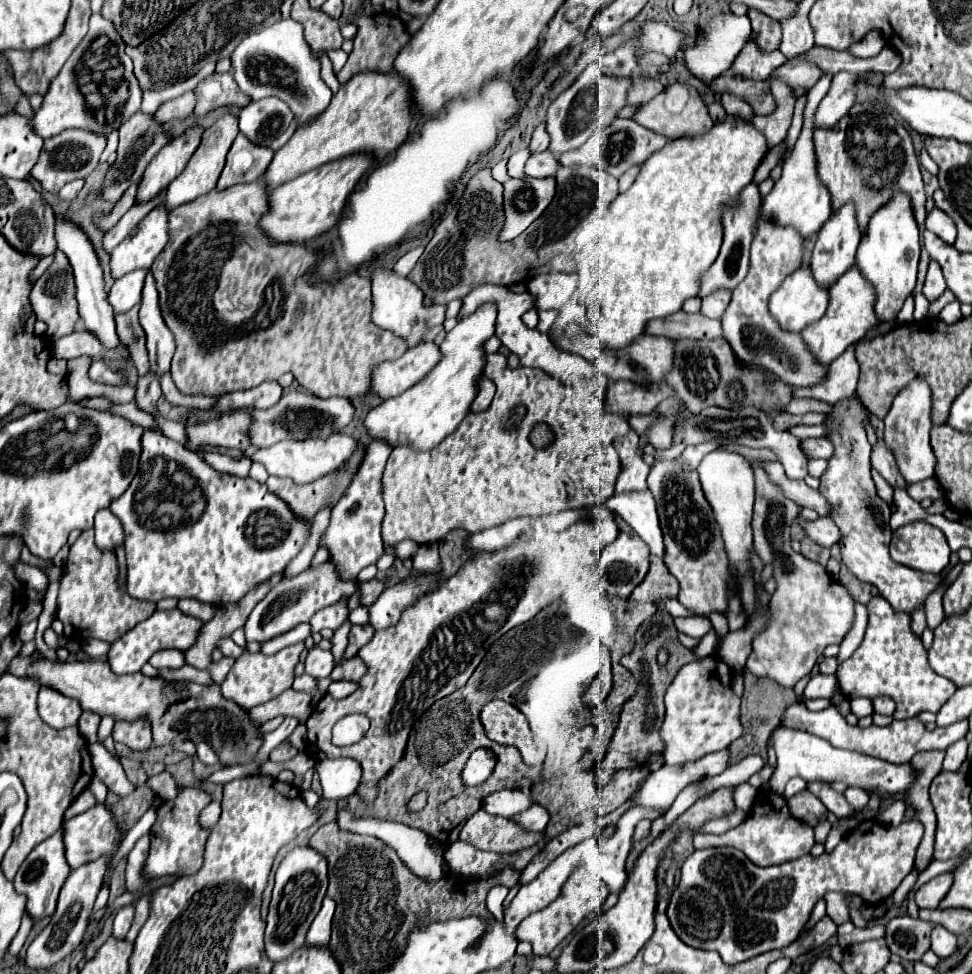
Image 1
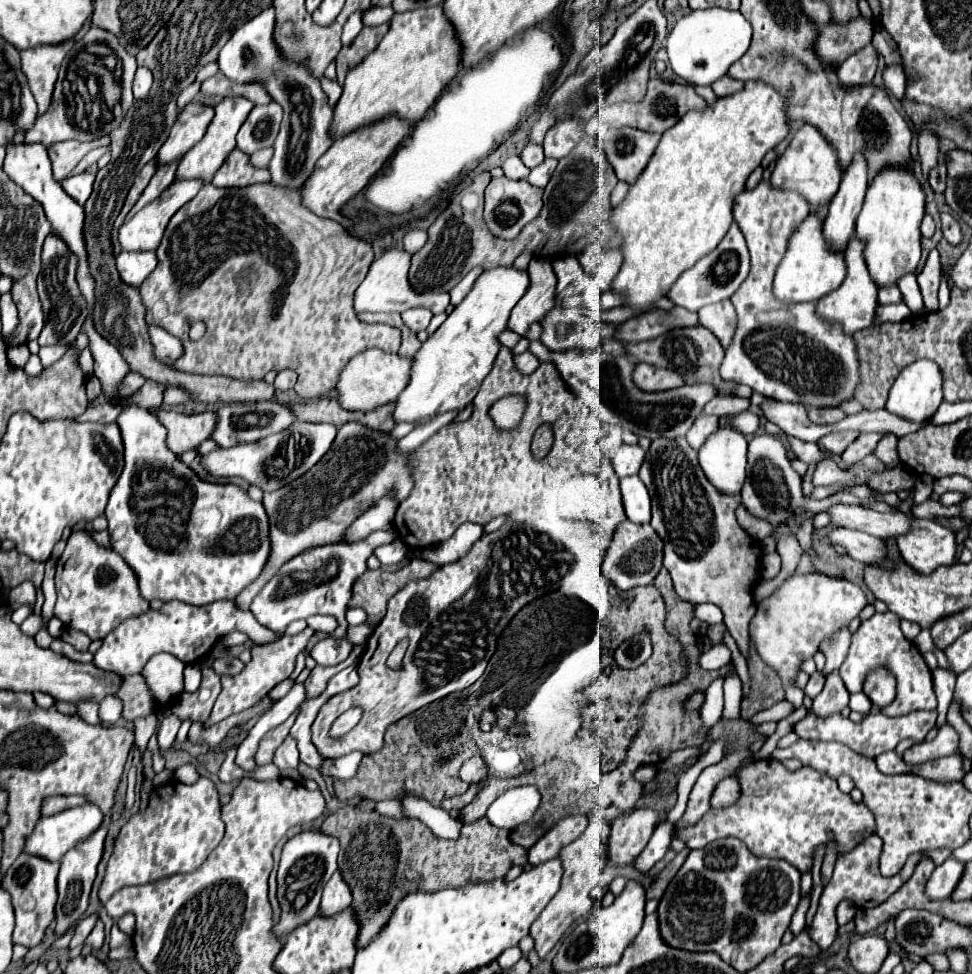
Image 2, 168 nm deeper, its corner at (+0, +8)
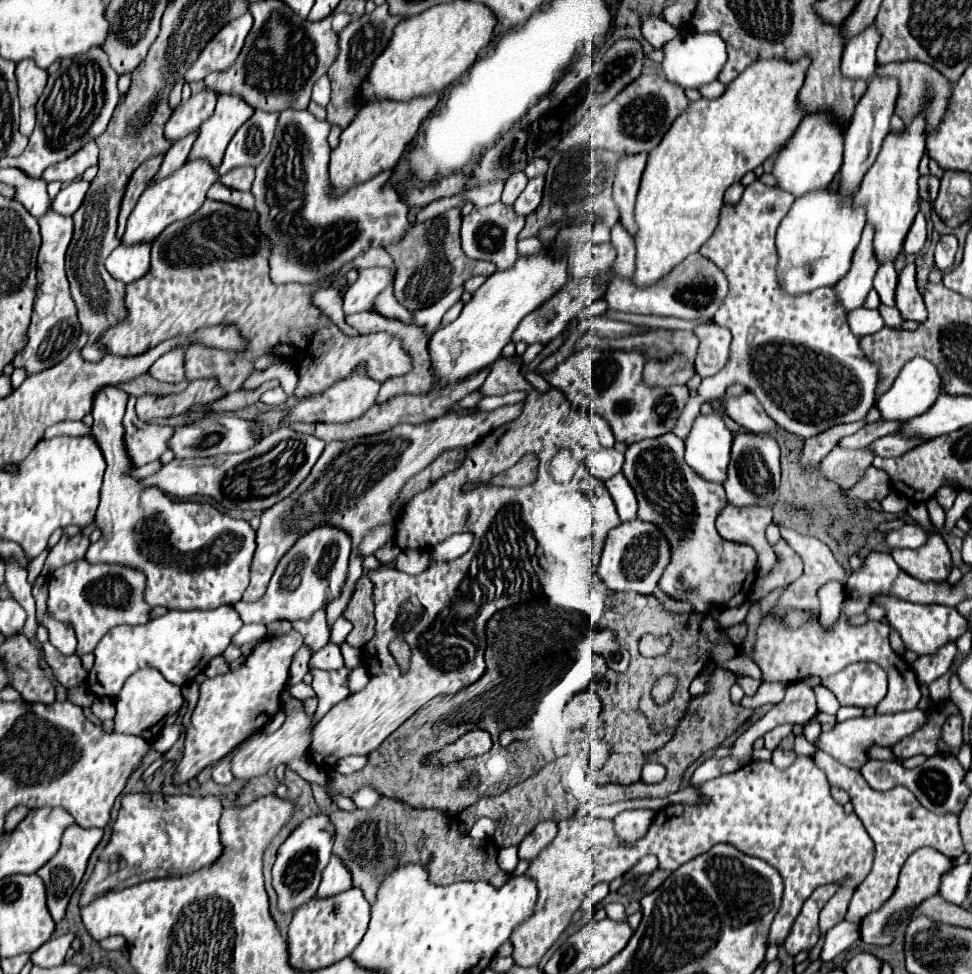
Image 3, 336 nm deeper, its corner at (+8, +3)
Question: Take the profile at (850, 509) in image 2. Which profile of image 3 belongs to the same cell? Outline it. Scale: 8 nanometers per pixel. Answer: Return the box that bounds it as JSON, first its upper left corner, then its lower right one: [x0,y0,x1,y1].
[887,525,929,549]

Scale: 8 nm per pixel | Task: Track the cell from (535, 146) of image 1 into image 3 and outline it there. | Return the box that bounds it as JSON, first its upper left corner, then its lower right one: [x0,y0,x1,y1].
[501,173,527,205]

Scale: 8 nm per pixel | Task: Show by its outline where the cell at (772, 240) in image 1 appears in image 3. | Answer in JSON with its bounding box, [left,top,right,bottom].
[673,181,879,439]

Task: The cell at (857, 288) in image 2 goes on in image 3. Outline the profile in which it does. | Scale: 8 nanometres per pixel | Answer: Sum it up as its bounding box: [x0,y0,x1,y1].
[835,223,879,311]

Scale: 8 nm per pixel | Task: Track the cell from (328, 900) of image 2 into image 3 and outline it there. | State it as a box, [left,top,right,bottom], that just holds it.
[317,855,351,897]

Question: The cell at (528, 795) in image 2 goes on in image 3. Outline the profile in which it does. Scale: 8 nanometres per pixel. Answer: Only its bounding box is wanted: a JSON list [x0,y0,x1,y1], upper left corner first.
[469,817,499,839]

